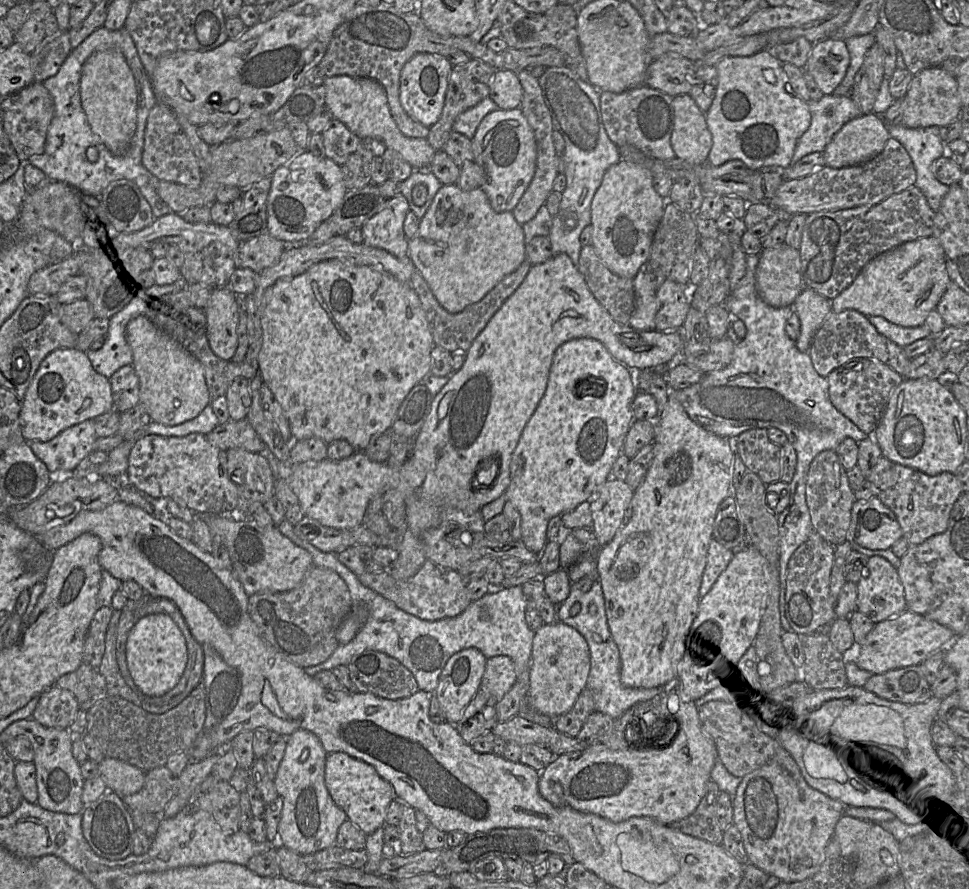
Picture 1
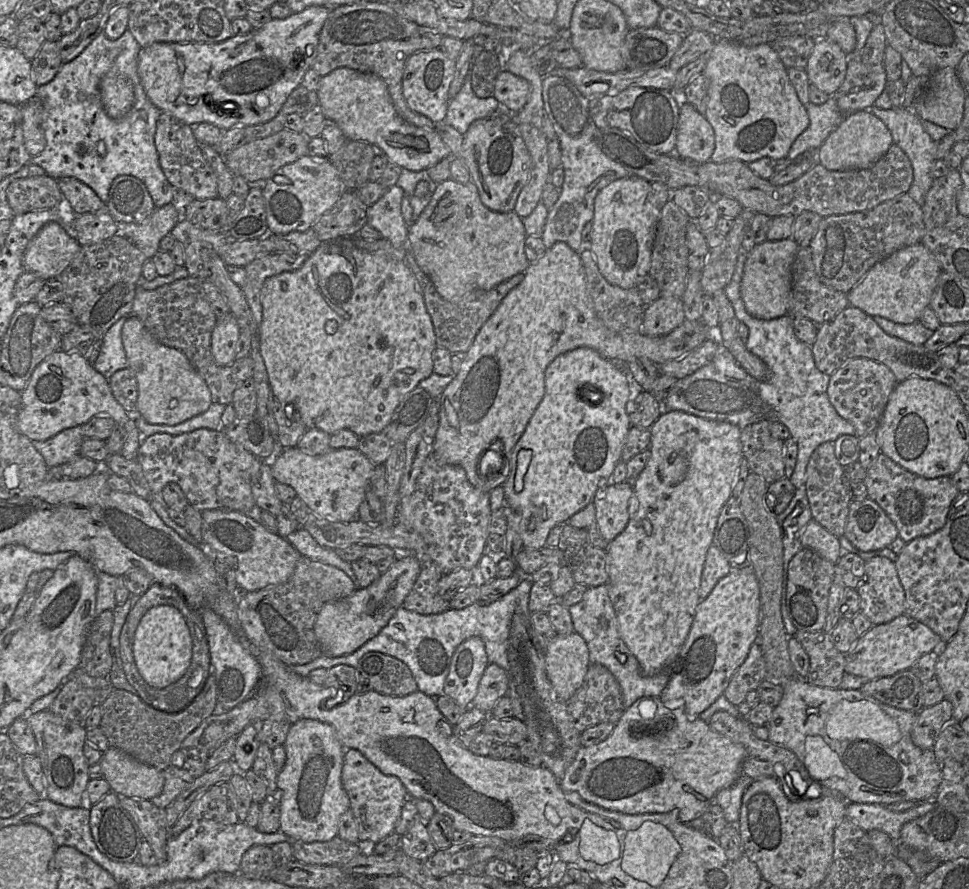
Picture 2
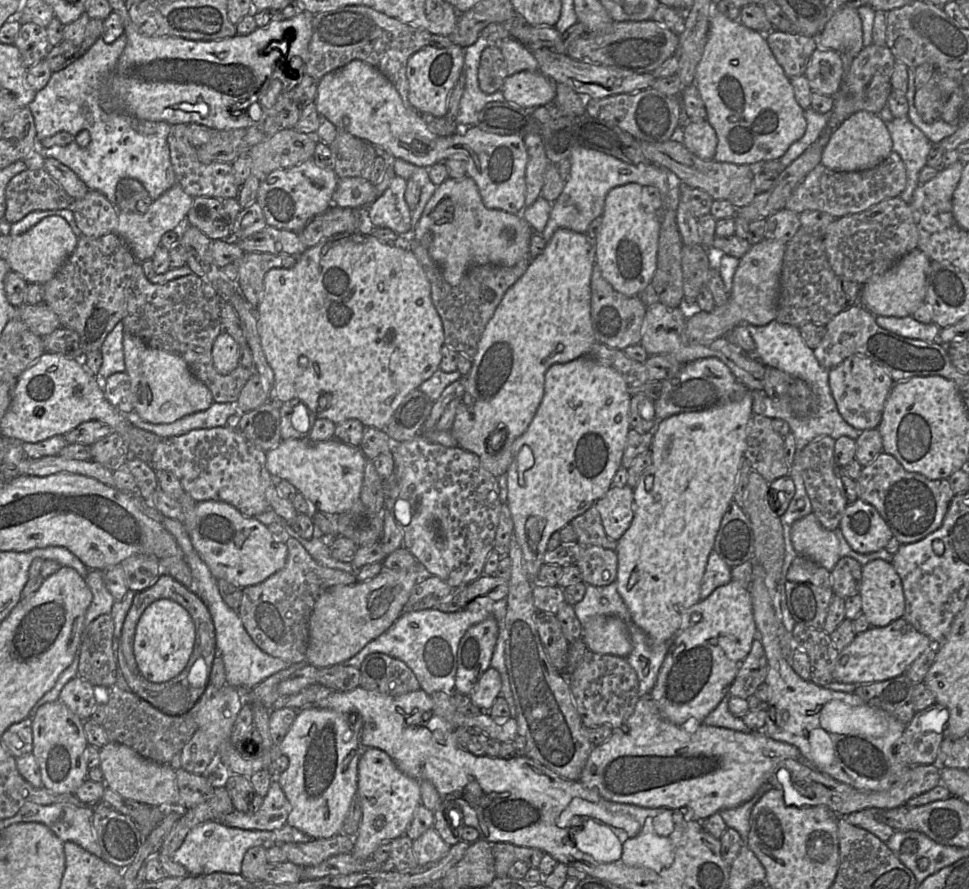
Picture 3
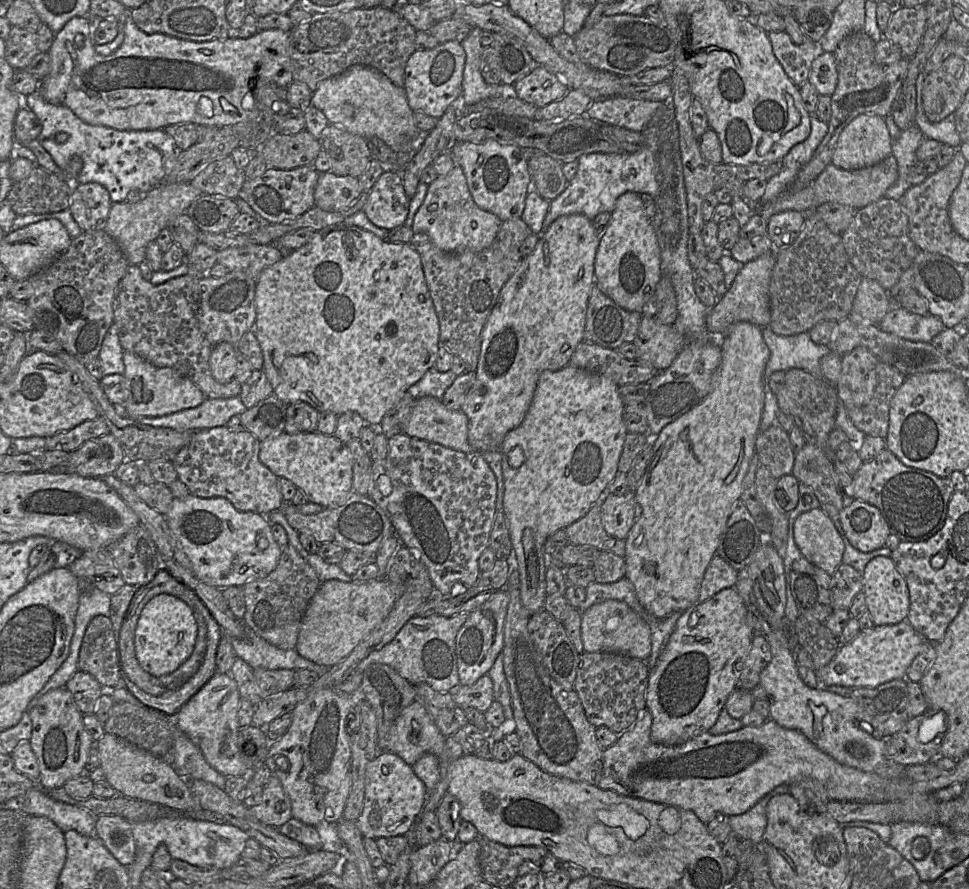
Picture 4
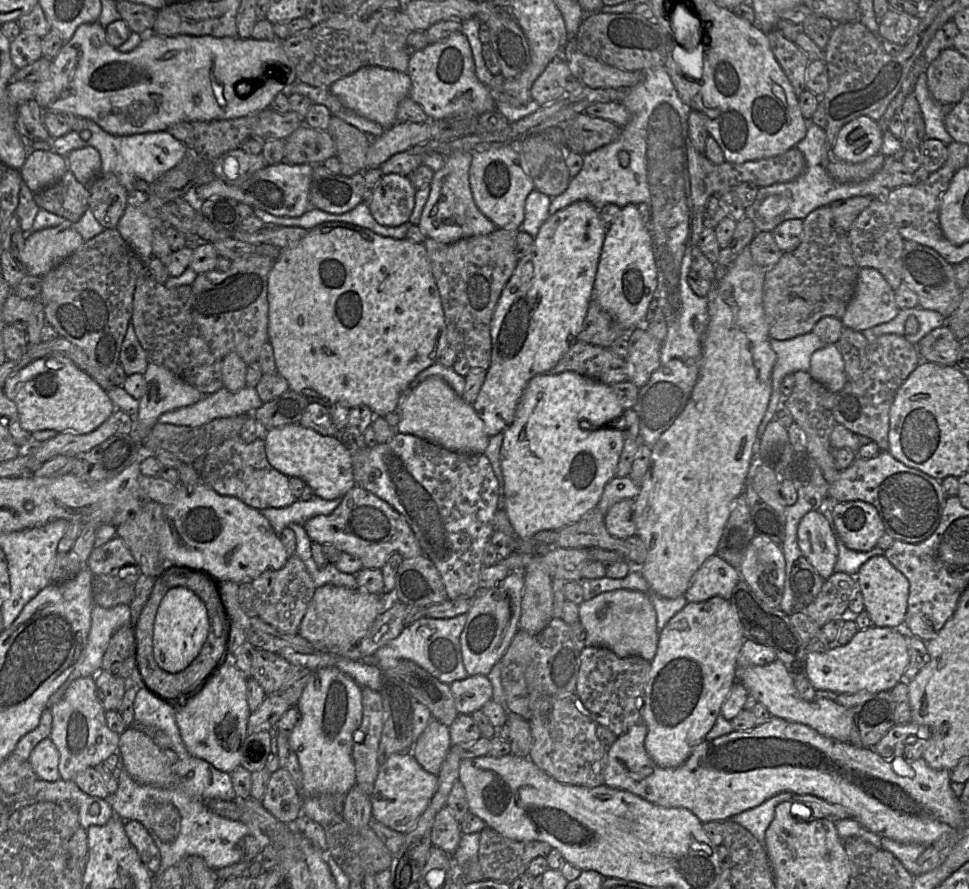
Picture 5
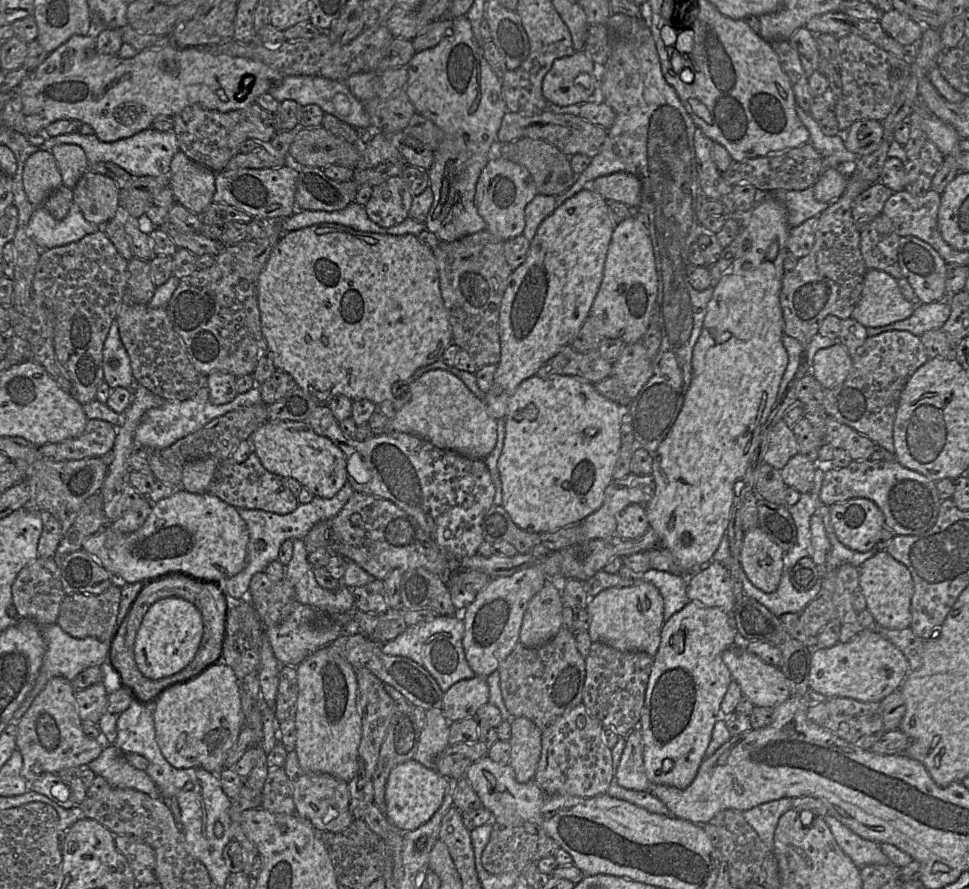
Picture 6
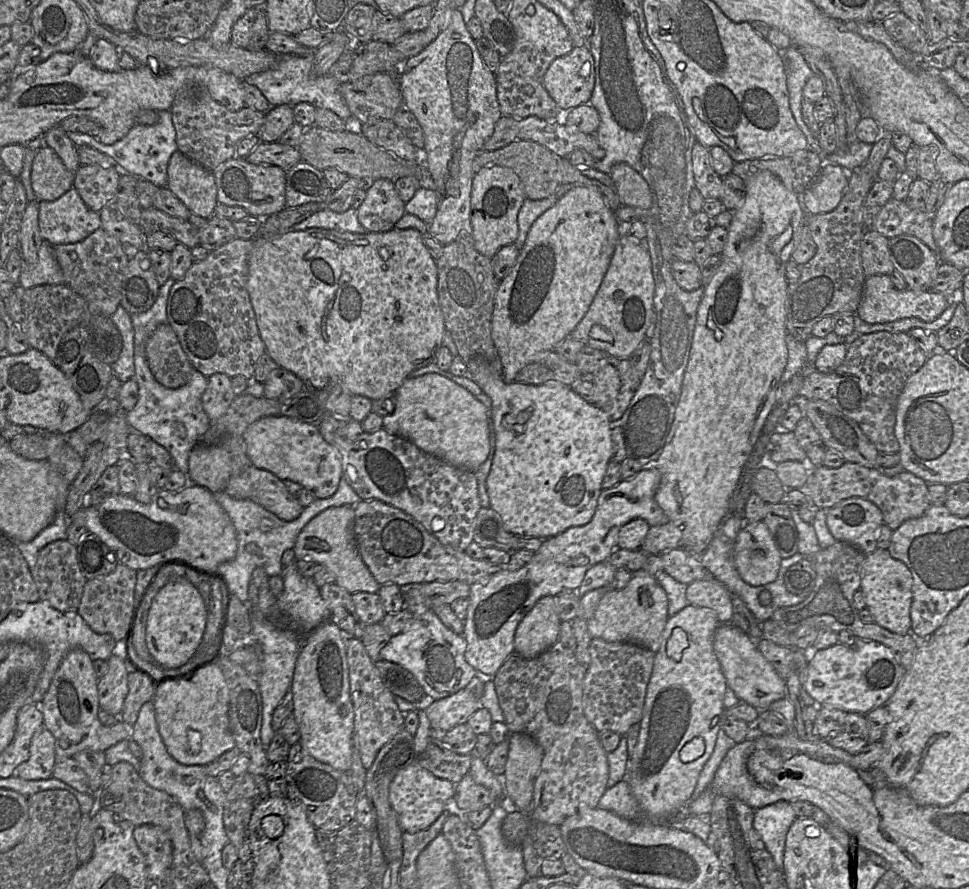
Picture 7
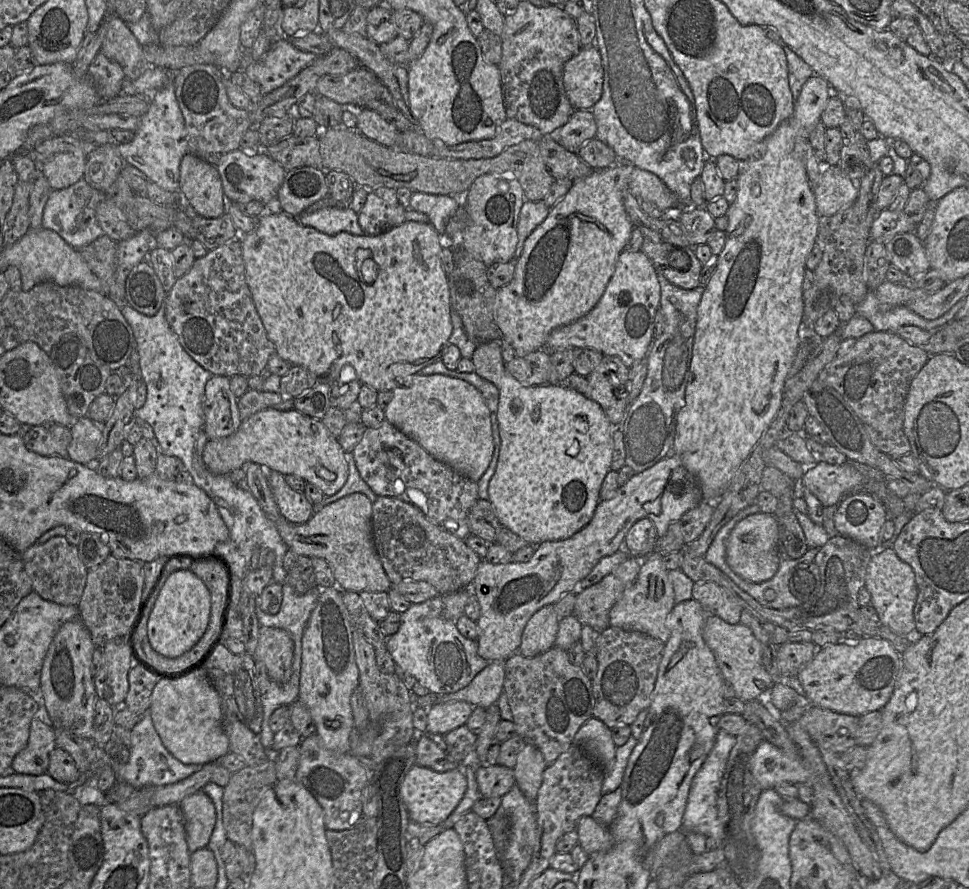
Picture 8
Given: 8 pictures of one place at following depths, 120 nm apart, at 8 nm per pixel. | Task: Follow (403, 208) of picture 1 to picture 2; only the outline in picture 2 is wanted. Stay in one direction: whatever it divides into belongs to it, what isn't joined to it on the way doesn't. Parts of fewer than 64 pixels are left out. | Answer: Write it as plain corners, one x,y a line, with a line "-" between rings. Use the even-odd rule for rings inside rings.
394,185
376,203
368,207
366,214
367,224
376,229
381,237
395,248
404,248
408,245
409,226
401,212
403,197
404,190

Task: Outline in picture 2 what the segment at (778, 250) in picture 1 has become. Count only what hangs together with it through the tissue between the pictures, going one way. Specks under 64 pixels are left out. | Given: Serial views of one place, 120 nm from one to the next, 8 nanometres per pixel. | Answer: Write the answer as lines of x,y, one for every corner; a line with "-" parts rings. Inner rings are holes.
792,239
765,240
747,254
740,284
746,311
754,318
771,320
788,314
792,296
792,265
799,246

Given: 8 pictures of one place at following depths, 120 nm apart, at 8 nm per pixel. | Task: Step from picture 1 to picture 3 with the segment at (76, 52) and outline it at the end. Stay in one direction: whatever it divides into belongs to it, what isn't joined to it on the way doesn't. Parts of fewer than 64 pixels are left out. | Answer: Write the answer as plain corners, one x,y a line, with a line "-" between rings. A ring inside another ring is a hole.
122,34
111,44
105,43
102,37
99,37
81,57
65,68
53,72
46,86
36,92
35,98
28,105
34,118
37,148
40,155
44,159
54,158
68,167
86,184
89,190
96,190
104,194
114,207
116,206
116,186
123,178
138,180
153,201
176,184
167,142
171,125
164,121
141,120
123,112
107,109
103,104
104,86
116,68
126,43
125,34
-
84,130
90,134
90,143
87,147
82,148
77,144
76,136
-
58,132
69,133
71,142
66,146
55,145
49,148
38,145
42,139
51,137

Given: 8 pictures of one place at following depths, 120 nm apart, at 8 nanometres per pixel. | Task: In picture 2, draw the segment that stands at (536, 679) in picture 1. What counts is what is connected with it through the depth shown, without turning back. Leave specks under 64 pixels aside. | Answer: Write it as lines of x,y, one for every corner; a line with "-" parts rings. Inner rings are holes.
577,632
557,634
544,651
546,673
558,698
567,702
581,687
590,665
589,649

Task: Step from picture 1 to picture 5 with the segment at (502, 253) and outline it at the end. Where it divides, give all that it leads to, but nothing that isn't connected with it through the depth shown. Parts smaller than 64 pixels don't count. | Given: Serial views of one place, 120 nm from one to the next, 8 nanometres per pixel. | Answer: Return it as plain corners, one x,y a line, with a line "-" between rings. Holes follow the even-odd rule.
454,152
446,157
444,167
434,173
429,197
418,224
427,238
449,244
472,236
488,235
497,229
475,204
469,183
472,157
471,152

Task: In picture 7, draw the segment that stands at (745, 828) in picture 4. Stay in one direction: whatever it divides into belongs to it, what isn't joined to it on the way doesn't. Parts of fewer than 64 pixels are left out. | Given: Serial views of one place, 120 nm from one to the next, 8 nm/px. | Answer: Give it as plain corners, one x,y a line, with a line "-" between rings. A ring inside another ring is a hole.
777,800
754,810
754,828
776,866
783,870
785,837
795,813
785,800

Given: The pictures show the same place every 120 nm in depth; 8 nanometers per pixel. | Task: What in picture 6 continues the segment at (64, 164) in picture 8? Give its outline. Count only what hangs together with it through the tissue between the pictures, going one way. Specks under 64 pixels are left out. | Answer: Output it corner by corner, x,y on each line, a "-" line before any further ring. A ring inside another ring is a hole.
38,150
25,162
23,186
34,207
42,206
63,180
57,162
50,151

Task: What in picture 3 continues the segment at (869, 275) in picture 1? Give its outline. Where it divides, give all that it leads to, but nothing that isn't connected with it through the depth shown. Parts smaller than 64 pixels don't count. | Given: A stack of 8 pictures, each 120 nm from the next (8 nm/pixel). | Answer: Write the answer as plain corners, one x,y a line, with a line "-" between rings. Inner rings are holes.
916,248
901,258
884,274
872,277
862,285
859,303
874,316
912,316
922,303
925,303
927,270
930,258

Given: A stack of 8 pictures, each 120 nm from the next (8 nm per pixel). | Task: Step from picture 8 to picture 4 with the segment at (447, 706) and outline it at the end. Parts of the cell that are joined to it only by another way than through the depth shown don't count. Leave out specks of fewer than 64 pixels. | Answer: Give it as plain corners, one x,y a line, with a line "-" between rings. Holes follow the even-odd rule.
488,674
480,677
473,685
458,685
449,692
458,706
471,706
481,712
491,706
494,699
494,685

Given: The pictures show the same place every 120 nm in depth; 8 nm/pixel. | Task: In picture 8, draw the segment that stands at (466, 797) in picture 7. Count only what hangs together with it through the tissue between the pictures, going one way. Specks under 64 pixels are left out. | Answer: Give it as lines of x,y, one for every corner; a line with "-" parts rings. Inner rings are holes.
502,765
479,766
476,780
482,798
502,798
516,784
513,768

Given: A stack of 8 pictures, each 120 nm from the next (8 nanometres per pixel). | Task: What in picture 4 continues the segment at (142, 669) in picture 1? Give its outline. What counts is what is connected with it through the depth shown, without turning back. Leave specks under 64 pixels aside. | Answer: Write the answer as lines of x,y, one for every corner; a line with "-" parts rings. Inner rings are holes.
170,594
154,597
143,609
135,631
135,653
140,666
160,677
176,671
193,653
198,625
191,607

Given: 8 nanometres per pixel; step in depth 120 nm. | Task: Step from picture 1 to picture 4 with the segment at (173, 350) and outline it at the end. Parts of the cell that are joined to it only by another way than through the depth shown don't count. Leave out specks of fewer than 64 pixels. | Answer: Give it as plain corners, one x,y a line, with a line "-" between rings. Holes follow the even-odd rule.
124,351
124,376
128,382
128,399
125,407
134,418
160,417
192,409
208,397
188,377
173,368
158,367
131,351

